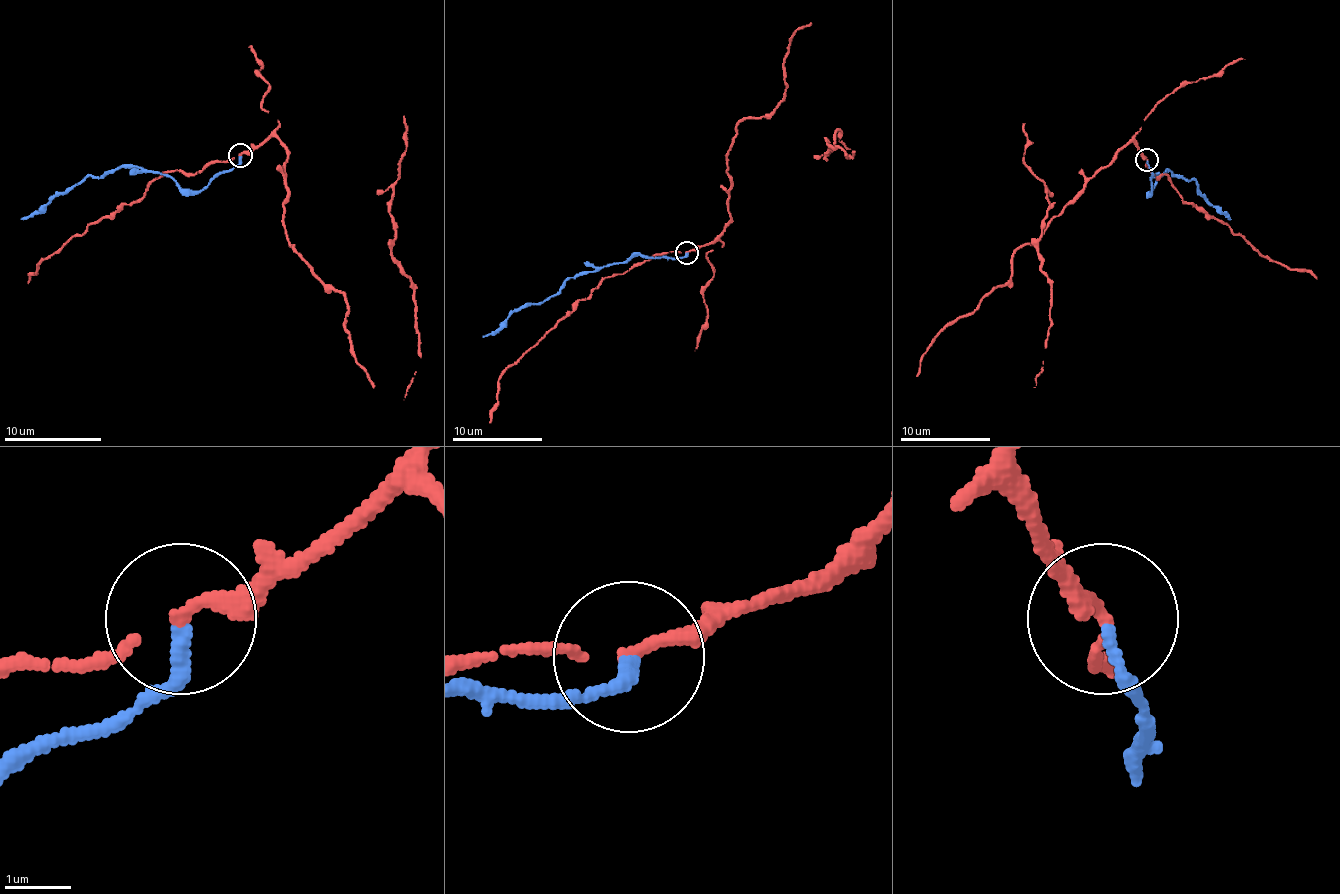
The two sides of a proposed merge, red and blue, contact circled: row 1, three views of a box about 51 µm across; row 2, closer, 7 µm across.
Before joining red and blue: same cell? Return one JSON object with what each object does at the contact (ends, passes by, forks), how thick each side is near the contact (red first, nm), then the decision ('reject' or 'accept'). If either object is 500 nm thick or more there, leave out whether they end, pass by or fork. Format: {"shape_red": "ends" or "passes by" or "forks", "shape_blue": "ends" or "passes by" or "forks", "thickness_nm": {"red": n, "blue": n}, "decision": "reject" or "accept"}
{"shape_red": "passes by", "shape_blue": "ends", "thickness_nm": {"red": 160, "blue": 180}, "decision": "reject"}

